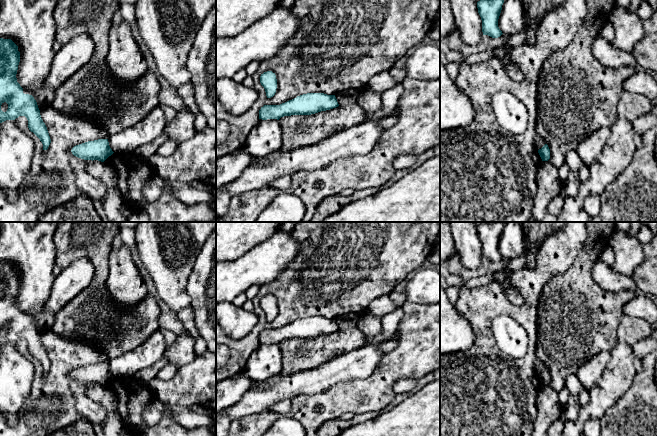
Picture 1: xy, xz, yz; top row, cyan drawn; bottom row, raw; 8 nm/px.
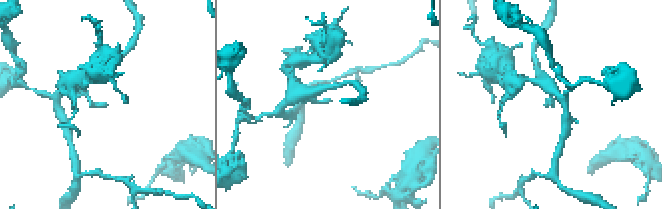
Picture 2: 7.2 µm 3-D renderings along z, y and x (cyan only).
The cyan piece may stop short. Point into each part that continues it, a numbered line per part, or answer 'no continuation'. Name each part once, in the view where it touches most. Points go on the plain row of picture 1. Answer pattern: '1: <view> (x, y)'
no continuation

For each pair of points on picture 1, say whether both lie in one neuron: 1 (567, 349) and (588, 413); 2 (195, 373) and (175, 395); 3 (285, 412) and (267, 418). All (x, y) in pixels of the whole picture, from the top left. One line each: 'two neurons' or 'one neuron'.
1: two neurons
2: one neuron
3: two neurons

